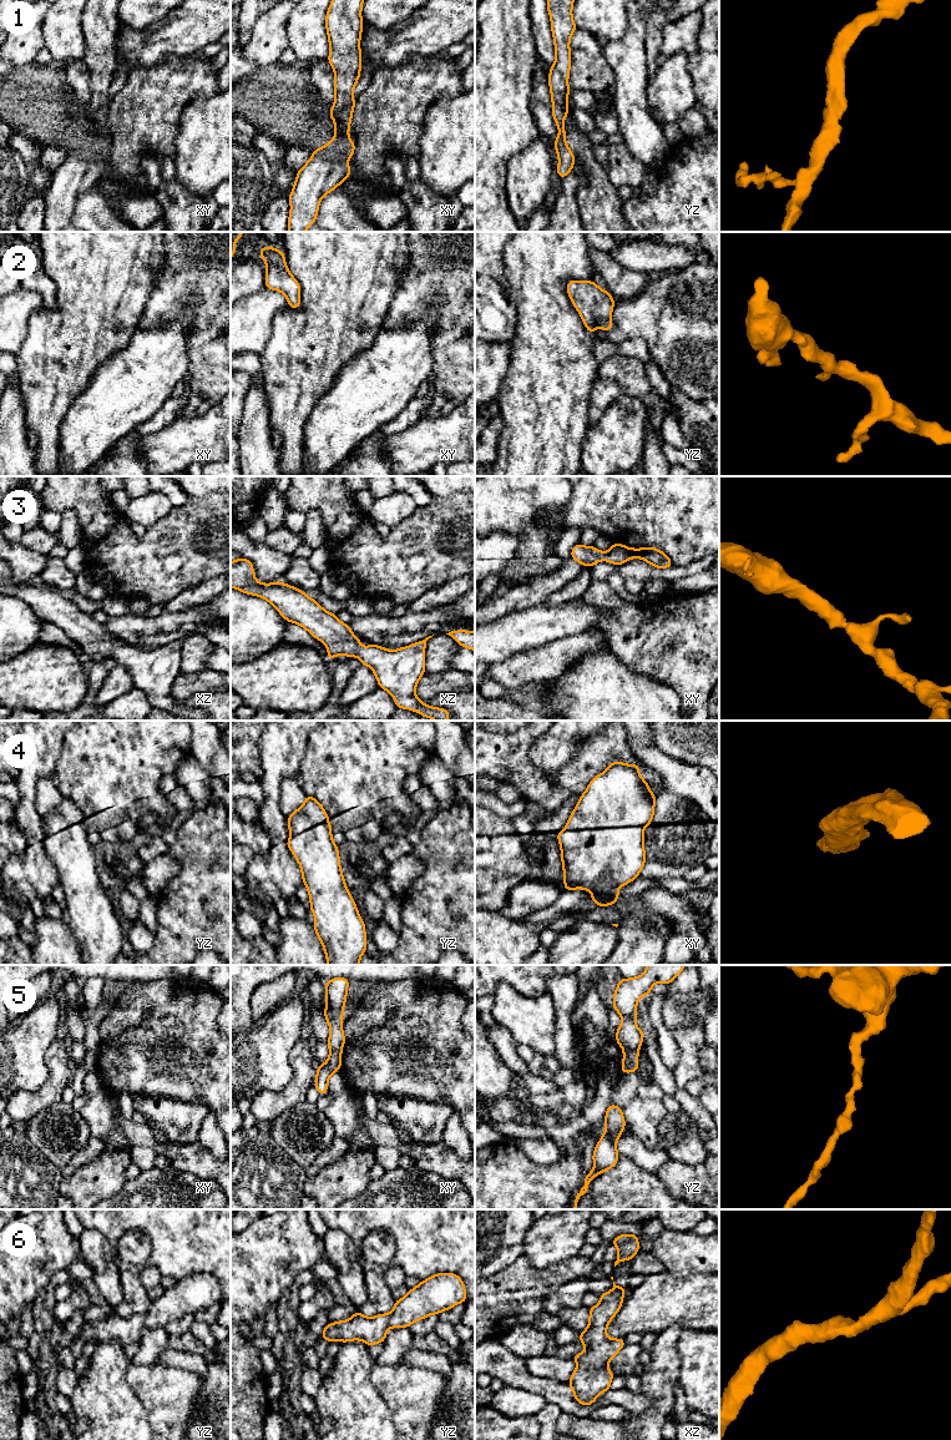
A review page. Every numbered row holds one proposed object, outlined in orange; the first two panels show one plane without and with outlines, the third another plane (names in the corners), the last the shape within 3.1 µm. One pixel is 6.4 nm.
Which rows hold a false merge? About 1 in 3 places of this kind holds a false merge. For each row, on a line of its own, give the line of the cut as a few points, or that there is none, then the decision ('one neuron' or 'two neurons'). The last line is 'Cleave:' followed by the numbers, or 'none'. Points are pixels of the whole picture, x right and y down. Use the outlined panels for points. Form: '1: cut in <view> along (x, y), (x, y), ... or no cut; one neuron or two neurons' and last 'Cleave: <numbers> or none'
1: no cut; one neuron
2: no cut; one neuron
3: no cut; one neuron
4: no cut; one neuron
5: cut in yz along (623, 1049), (637, 1051); two neurons
6: no cut; one neuron
Cleave: 5

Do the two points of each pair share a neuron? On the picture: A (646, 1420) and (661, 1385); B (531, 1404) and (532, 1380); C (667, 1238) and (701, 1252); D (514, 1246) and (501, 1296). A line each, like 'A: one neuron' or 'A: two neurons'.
A: one neuron
B: two neurons
C: one neuron
D: two neurons

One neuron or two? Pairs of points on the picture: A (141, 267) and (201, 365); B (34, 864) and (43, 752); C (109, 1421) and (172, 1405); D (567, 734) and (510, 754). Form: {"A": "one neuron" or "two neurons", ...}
{"A": "two neurons", "B": "one neuron", "C": "two neurons", "D": "two neurons"}

